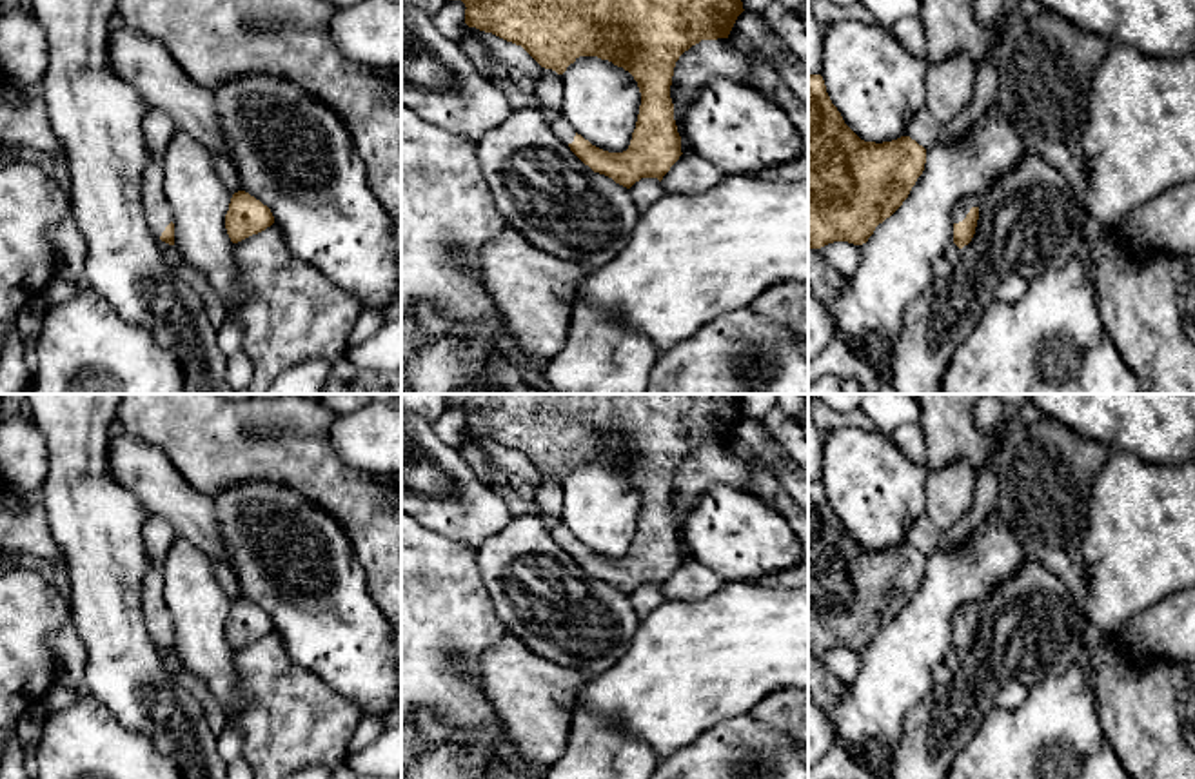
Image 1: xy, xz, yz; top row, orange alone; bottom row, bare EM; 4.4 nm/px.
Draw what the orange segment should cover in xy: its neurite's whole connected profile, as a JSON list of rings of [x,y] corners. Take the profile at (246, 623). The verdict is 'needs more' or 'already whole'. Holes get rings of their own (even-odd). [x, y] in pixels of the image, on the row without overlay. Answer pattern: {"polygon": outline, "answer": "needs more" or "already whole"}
{"polygon": [[[245,597],[232,601],[225,621],[225,636],[232,650],[258,641],[274,630],[274,623],[267,612]]], "answer": "already whole"}

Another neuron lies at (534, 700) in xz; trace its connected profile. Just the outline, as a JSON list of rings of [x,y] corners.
[[[510,632],[503,634],[481,656],[481,686],[519,755],[530,763],[550,766],[567,750],[570,723],[578,706],[578,688],[587,674],[561,666],[543,656],[534,654]]]

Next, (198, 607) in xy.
[[[176,536],[162,567],[163,601],[174,630],[174,657],[187,672],[200,675],[225,715],[216,748],[225,763],[242,757],[242,730],[234,712],[242,688],[232,668],[234,650],[225,636],[231,597],[220,587],[211,557],[185,537]]]

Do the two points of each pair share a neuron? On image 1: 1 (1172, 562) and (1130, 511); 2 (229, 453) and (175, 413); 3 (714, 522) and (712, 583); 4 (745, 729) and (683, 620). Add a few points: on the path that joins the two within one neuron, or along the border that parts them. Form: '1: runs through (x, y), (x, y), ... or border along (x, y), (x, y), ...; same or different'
1: runs through (1163, 549), (1143, 529), (1143, 523); same
2: runs through (217, 442), (207, 438), (187, 418); same
3: border along (691, 554), (725, 580); different
4: border along (749, 712), (727, 716), (700, 736); different

